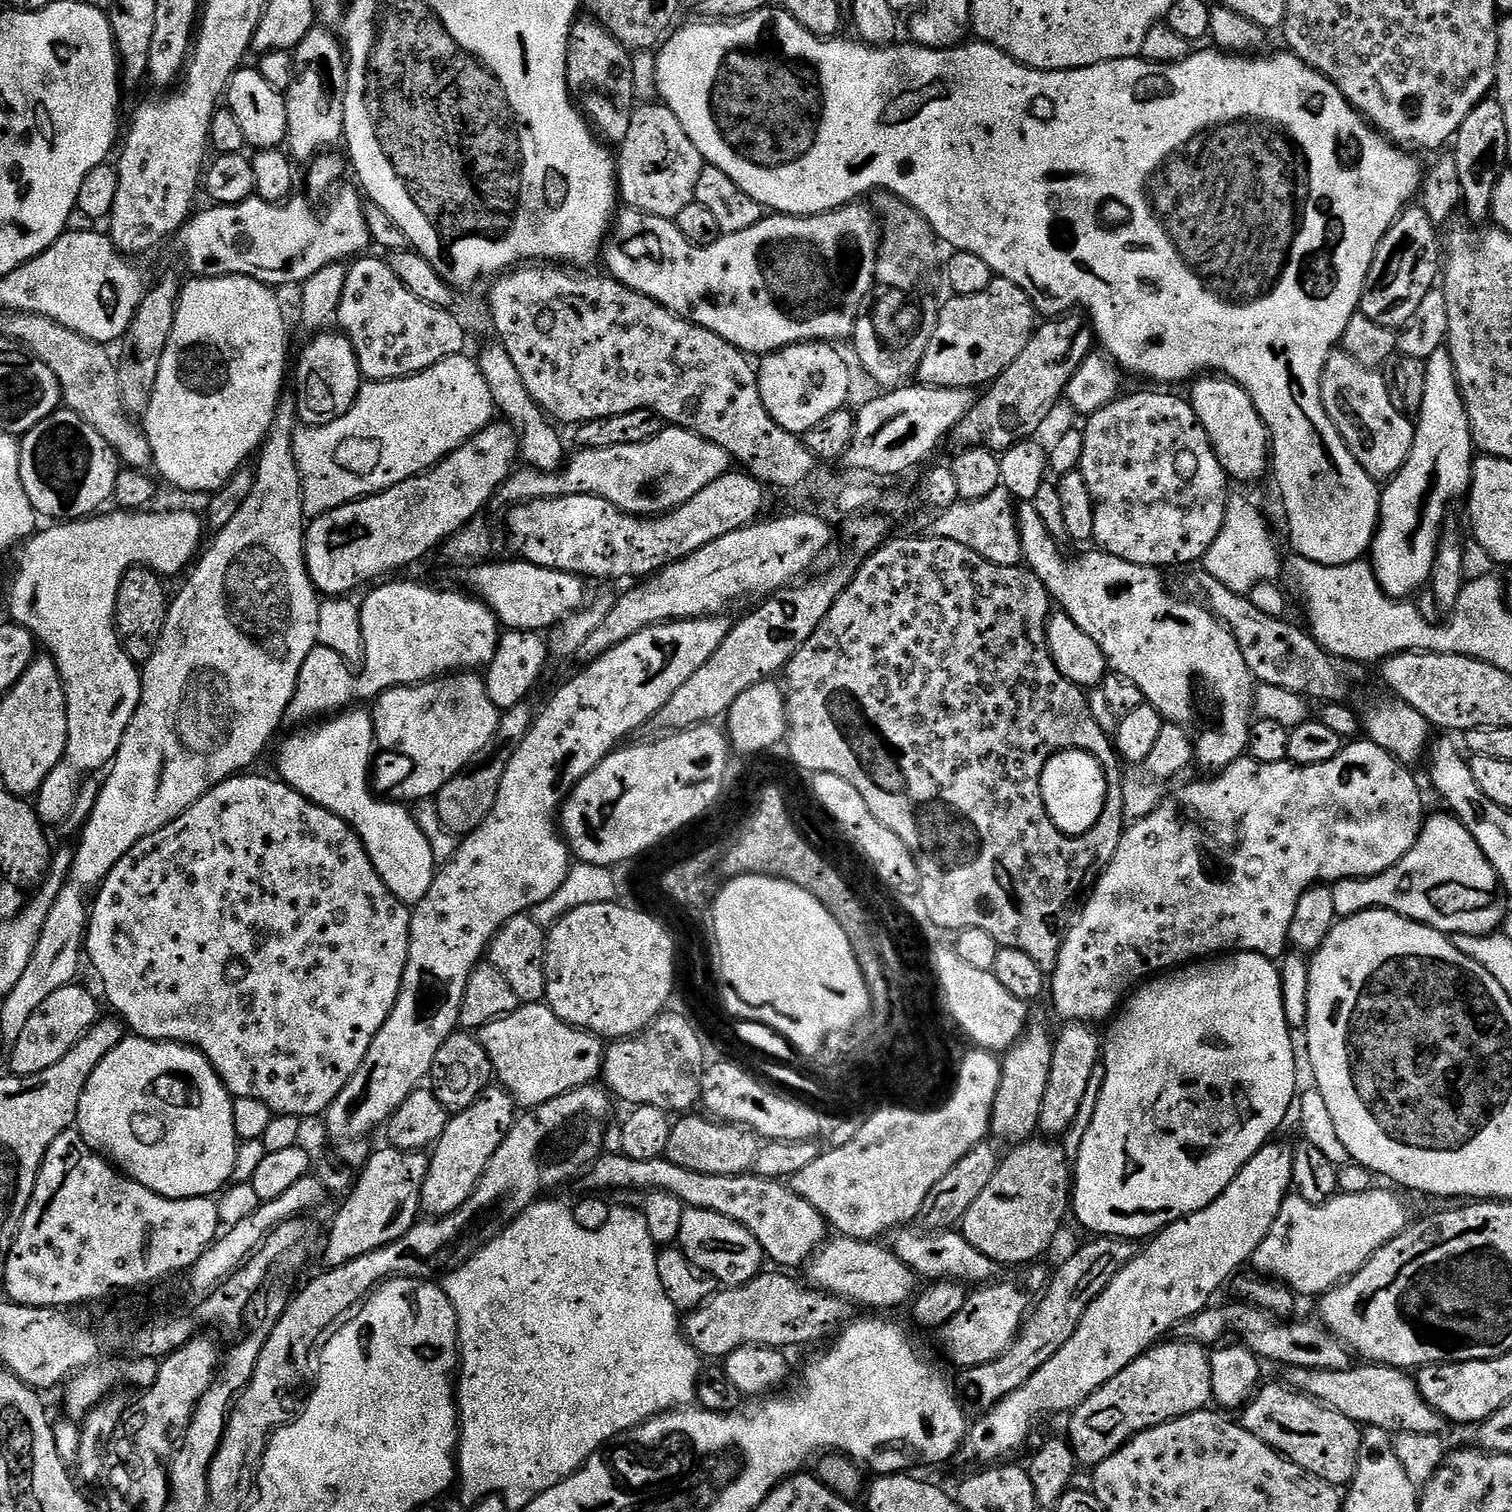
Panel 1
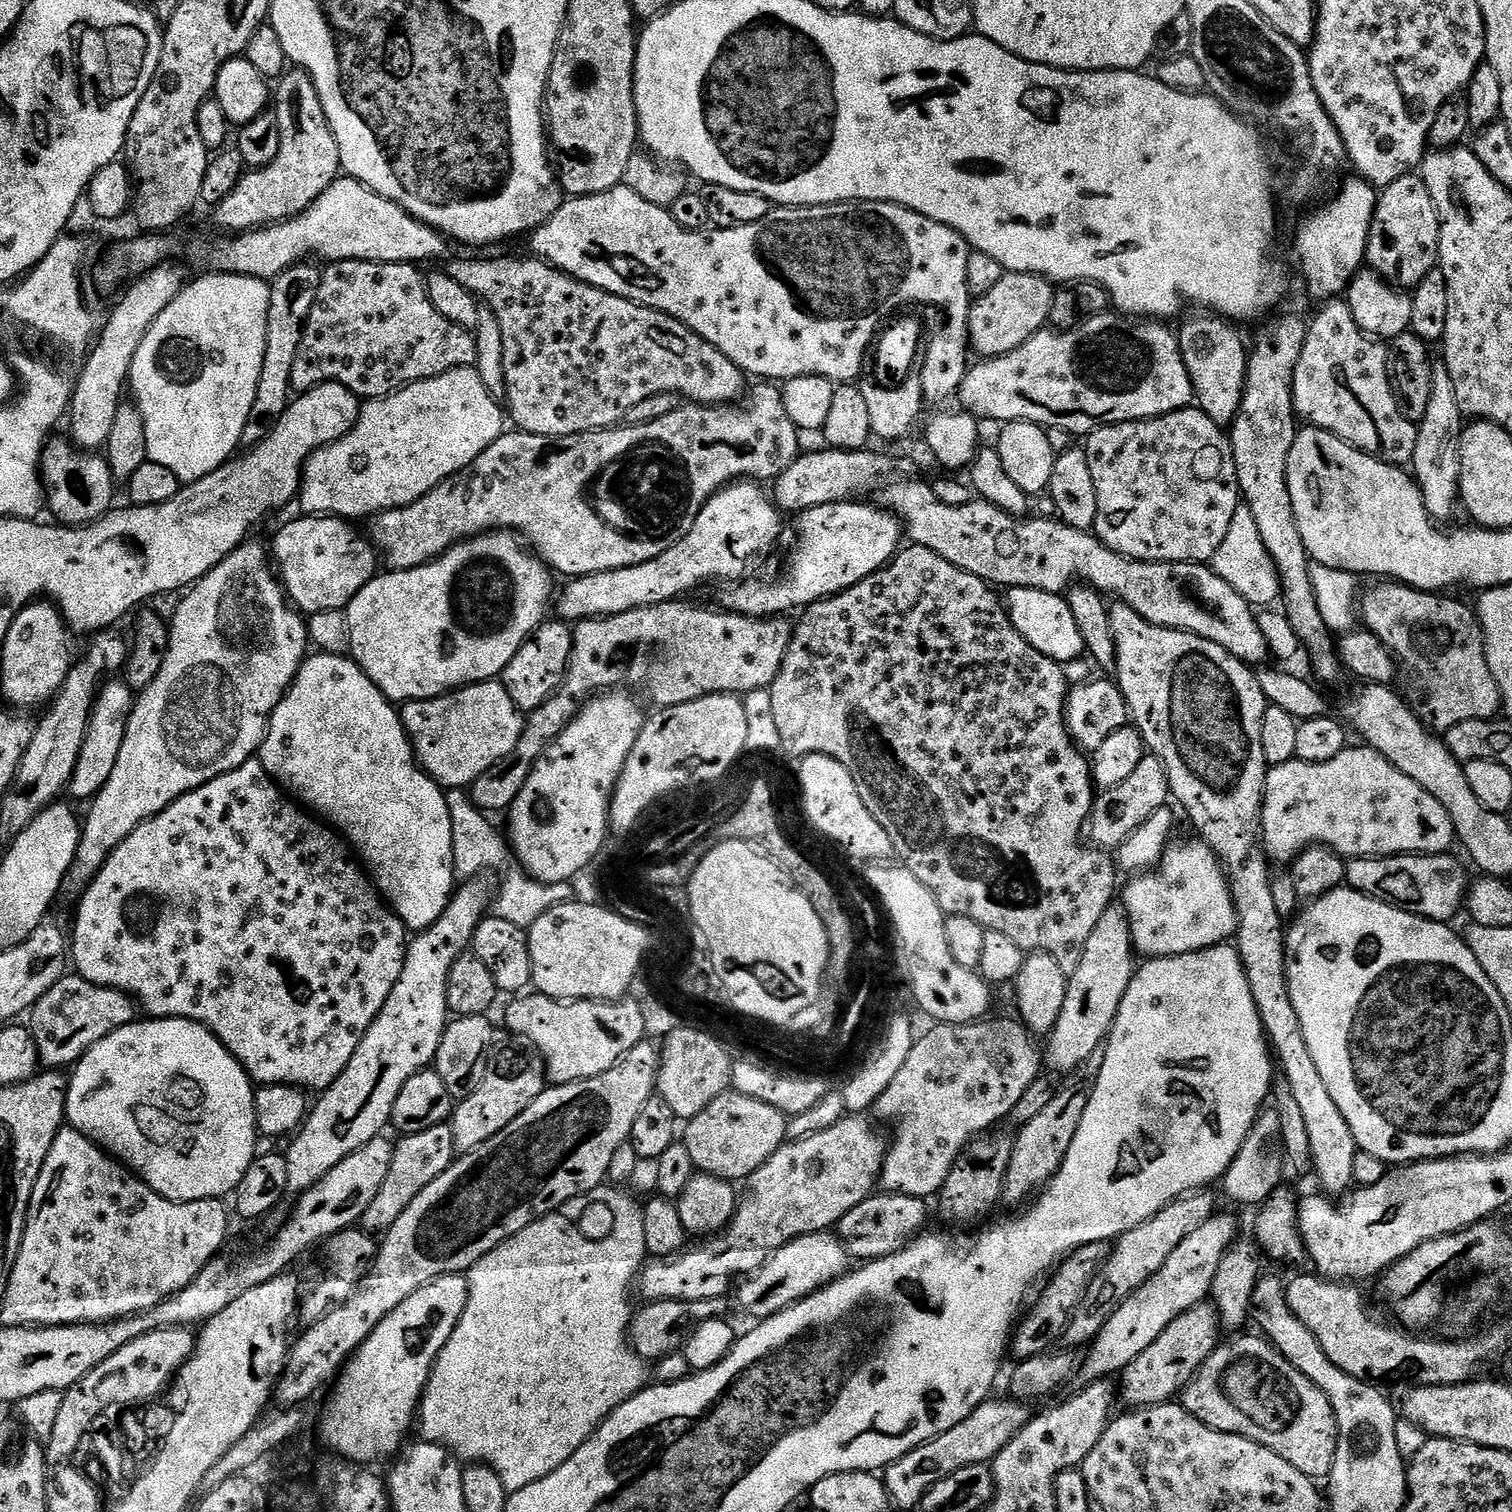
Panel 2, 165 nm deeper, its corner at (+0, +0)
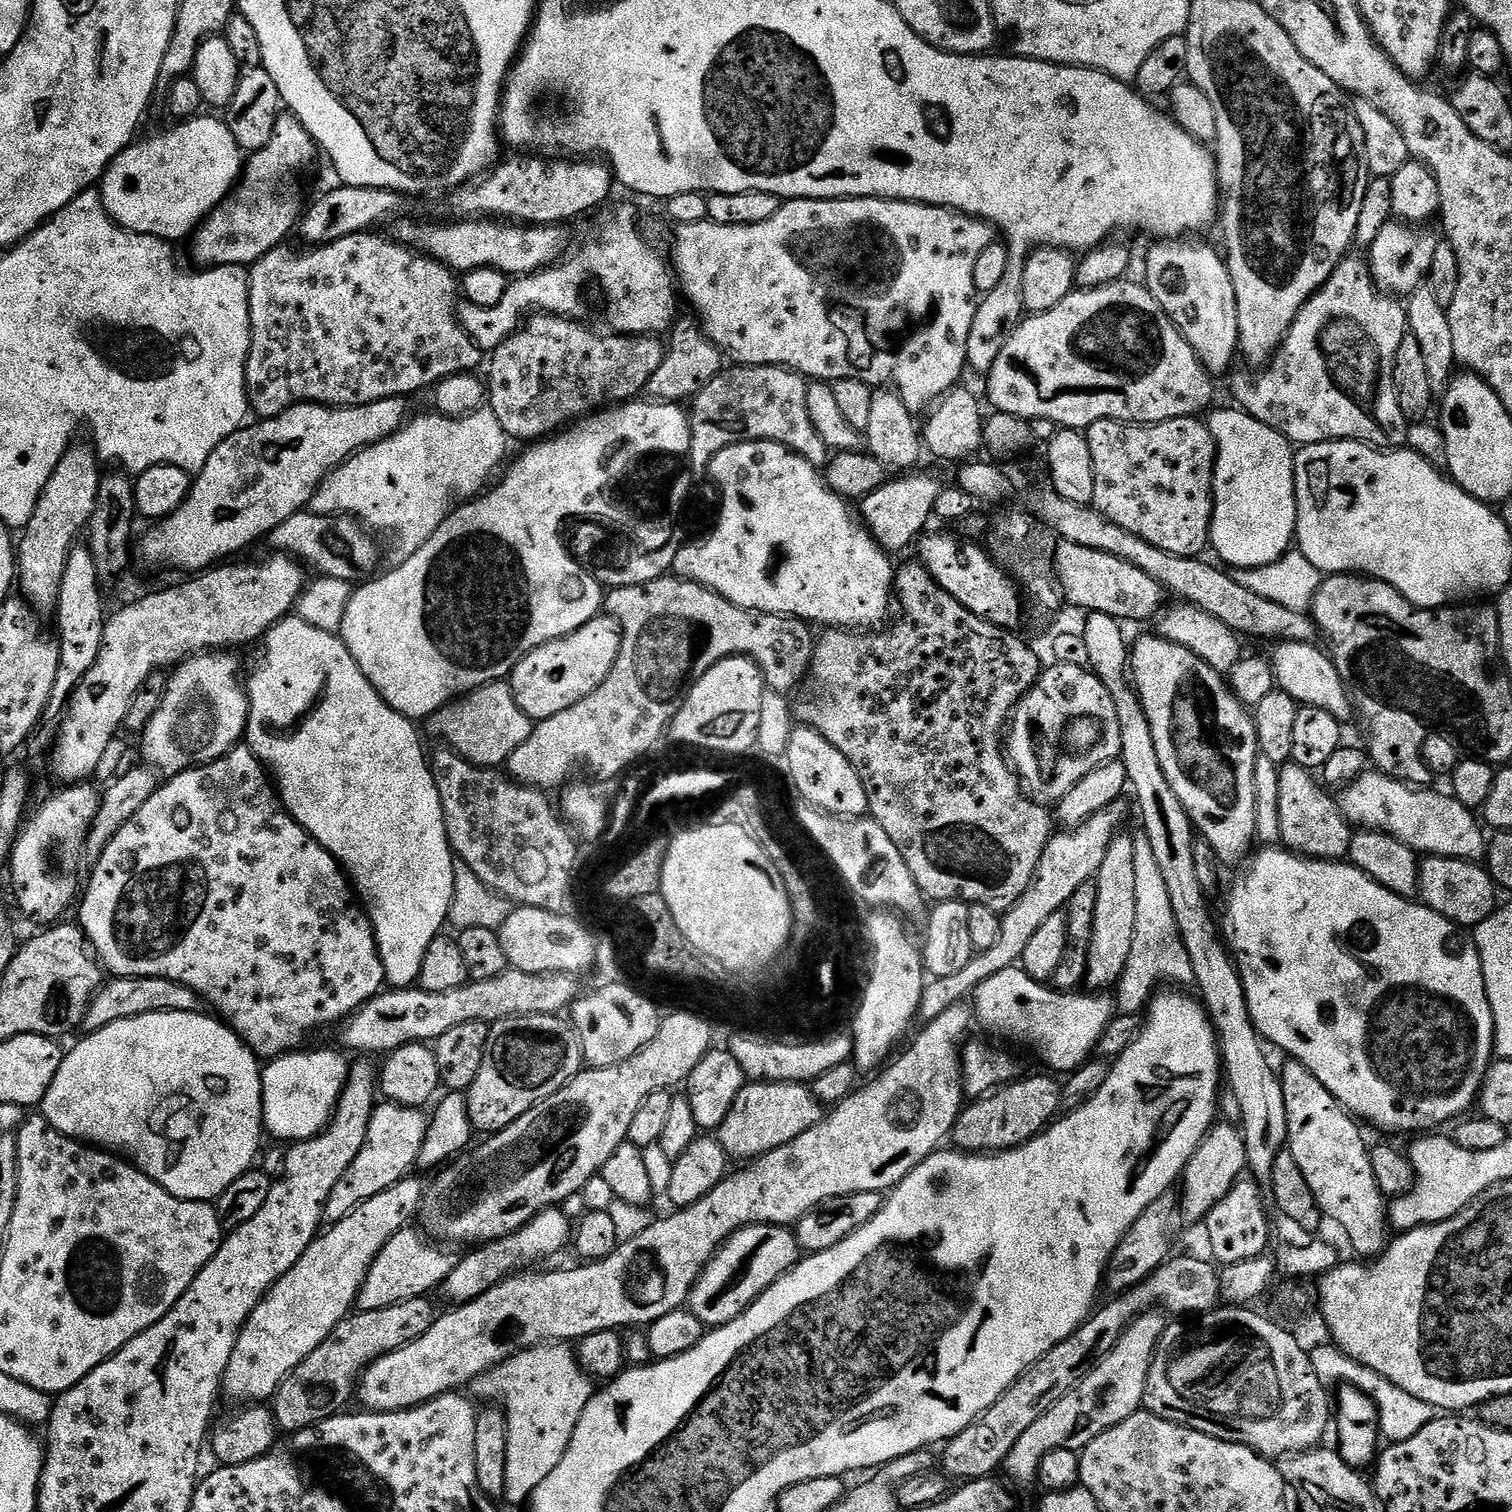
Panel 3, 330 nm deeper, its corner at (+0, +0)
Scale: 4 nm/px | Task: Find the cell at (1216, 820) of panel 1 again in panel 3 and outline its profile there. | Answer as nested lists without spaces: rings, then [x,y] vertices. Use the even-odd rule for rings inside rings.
[[[1365,770],[1355,780],[1347,781],[1343,789],[1345,792],[1339,794],[1340,813],[1357,829],[1385,832],[1425,857],[1445,856],[1455,860],[1483,861],[1486,835],[1484,836],[1485,829],[1477,813],[1462,806],[1462,802],[1458,802],[1455,796],[1443,796],[1442,793],[1431,792],[1430,789],[1428,786],[1419,788],[1404,784],[1382,772]]]

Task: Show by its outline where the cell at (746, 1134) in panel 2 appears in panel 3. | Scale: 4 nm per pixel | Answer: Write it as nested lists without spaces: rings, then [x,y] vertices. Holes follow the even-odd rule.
[[[748,1082],[738,1094],[738,1098],[734,1098],[734,1106],[730,1106],[730,1114],[726,1114],[726,1118],[720,1123],[718,1139],[722,1150],[726,1150],[726,1154],[733,1161],[751,1162],[758,1159],[759,1156],[765,1156],[768,1152],[786,1146],[786,1142],[798,1138],[798,1134],[806,1134],[806,1130],[810,1130],[814,1125],[820,1123],[821,1119],[822,1105],[808,1084],[757,1084]]]

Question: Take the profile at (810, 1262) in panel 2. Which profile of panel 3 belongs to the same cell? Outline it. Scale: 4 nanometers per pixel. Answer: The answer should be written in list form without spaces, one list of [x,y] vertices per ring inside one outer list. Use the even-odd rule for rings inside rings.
[[[751,1224],[740,1228],[712,1255],[712,1260],[696,1279],[696,1285],[688,1295],[687,1311],[692,1312],[694,1318],[698,1318],[709,1329],[722,1328],[737,1320],[767,1288],[774,1286],[774,1282],[778,1282],[778,1278],[785,1276],[801,1259],[802,1251],[796,1241],[796,1233],[791,1227],[779,1224]]]

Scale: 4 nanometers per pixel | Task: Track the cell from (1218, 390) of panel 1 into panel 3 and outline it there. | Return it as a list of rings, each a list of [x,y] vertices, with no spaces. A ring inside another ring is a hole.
[[[1164,240],[1156,242],[1152,249],[1148,252],[1148,257],[1144,260],[1144,277],[1143,283],[1146,285],[1148,292],[1158,302],[1158,306],[1162,306],[1162,310],[1174,322],[1174,326],[1184,337],[1186,342],[1190,342],[1190,346],[1196,351],[1196,356],[1200,360],[1201,366],[1207,371],[1208,375],[1213,378],[1219,378],[1228,367],[1231,366],[1235,360],[1238,360],[1238,353],[1240,350],[1240,335],[1238,334],[1238,306],[1234,298],[1234,282],[1230,282],[1230,274],[1228,273],[1228,266],[1225,257],[1219,251],[1214,252],[1210,248],[1206,248],[1202,244],[1190,244],[1188,240]]]

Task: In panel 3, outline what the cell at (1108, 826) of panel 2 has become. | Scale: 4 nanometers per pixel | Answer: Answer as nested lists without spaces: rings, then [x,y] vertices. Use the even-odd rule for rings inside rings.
[[[1118,799],[1110,806],[1098,810],[1098,814],[1094,814],[1077,828],[1062,830],[1053,835],[1052,841],[1042,852],[1032,885],[1026,890],[1026,894],[1022,894],[1022,898],[1018,898],[1018,902],[1014,902],[1012,908],[1003,913],[998,942],[994,942],[990,950],[976,952],[972,960],[966,962],[962,970],[958,970],[958,974],[950,974],[946,978],[932,978],[925,983],[918,1013],[921,1021],[927,1022],[938,1018],[938,1014],[950,1010],[950,1006],[967,1001],[972,993],[978,990],[978,986],[986,982],[986,978],[1019,965],[1022,954],[1030,943],[1030,937],[1042,927],[1042,922],[1046,922],[1050,914],[1071,905],[1074,894],[1083,884],[1095,881],[1098,866],[1102,866],[1105,860],[1110,842],[1123,829],[1120,827],[1128,816],[1128,808],[1124,803],[1123,799]]]

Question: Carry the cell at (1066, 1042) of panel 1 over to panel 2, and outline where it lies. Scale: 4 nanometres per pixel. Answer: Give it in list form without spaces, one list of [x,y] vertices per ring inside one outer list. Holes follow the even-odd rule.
[[[1110,907],[1106,914],[1102,914],[1098,926],[1094,926],[1094,934],[1090,934],[1086,941],[1086,950],[1082,950],[1078,970],[1068,977],[1062,1014],[1058,1014],[1058,1022],[1046,1037],[1046,1064],[1053,1068],[1053,1073],[1083,1069],[1090,1054],[1107,1041],[1118,1014],[1118,1006],[1122,1006],[1122,994],[1126,994],[1126,986],[1130,986],[1137,967],[1128,916],[1123,907]]]

